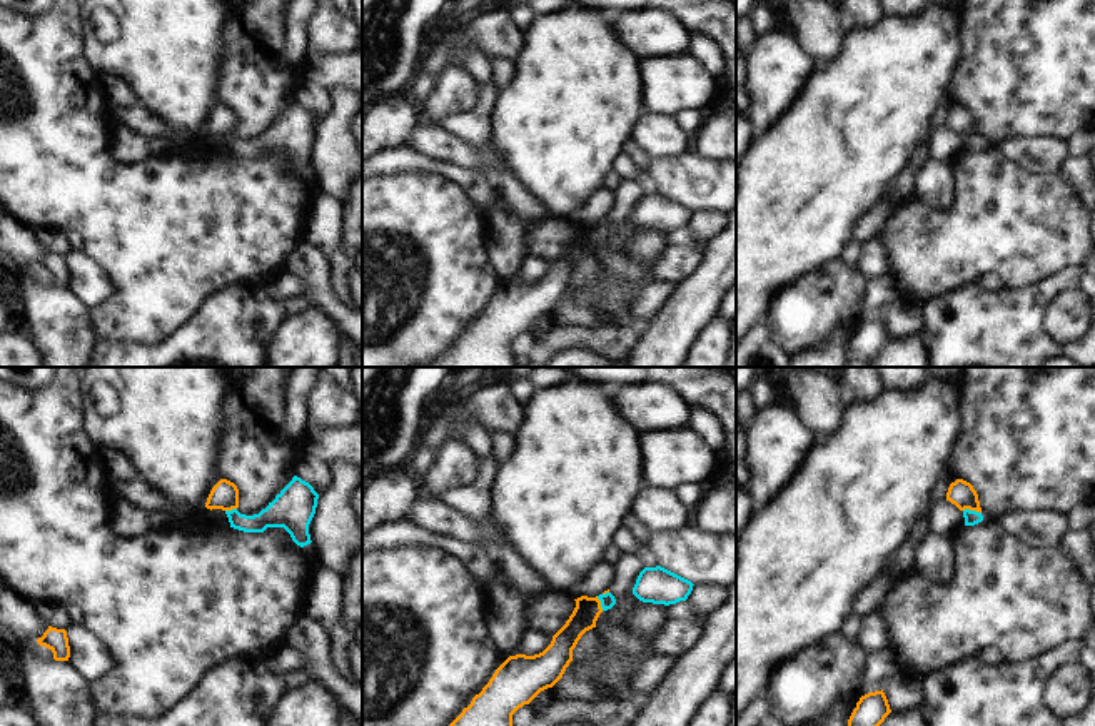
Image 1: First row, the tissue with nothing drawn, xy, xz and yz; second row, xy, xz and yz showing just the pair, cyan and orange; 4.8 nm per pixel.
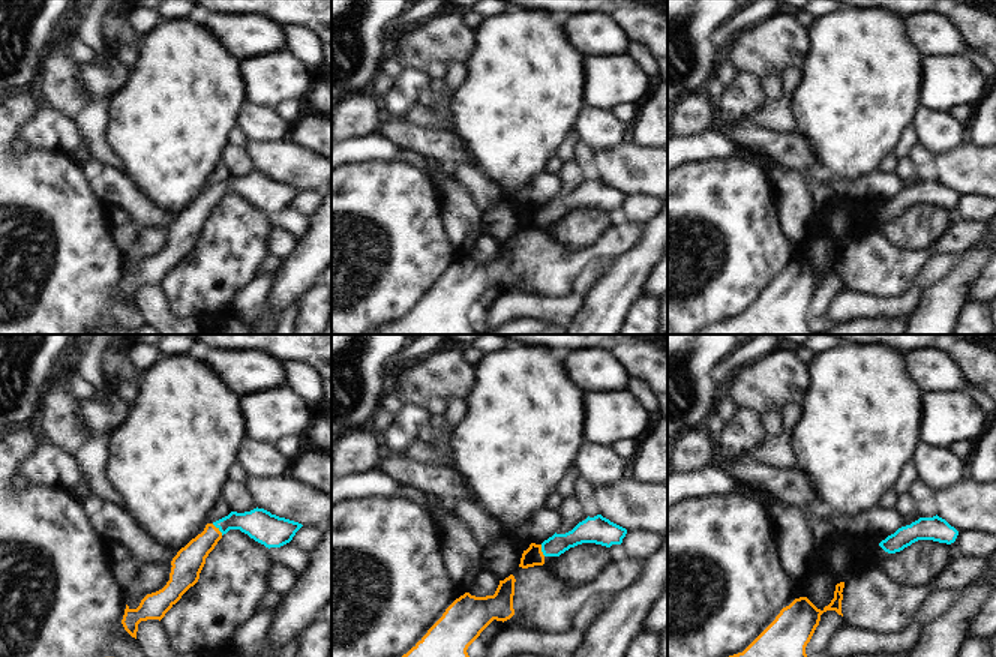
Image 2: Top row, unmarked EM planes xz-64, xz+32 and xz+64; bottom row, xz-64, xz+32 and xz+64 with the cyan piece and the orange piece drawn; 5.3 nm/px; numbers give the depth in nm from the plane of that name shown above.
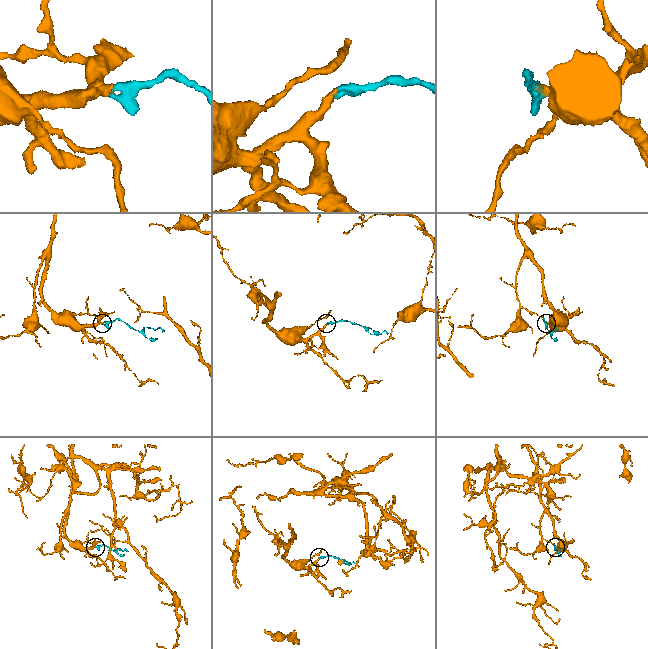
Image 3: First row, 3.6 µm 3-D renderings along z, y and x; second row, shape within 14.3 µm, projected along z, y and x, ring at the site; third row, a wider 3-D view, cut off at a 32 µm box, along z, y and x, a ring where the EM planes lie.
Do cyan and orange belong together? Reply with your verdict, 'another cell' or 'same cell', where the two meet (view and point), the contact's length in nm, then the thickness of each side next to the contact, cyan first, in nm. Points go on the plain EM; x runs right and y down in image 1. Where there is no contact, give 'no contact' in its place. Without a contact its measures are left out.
same cell | yz (972, 137) | 90 nm | 70/130 nm

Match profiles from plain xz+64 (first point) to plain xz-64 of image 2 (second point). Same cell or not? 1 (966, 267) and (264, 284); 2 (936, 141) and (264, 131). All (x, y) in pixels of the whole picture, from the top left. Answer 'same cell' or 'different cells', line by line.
1: different cells
2: same cell

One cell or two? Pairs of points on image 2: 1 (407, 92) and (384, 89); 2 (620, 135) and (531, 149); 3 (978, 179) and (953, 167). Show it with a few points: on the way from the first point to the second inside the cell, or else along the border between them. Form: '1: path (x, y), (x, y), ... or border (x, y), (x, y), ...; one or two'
1: border (398, 78), (386, 98); two
2: border (587, 104), (576, 129); two
3: path (972, 173), (959, 168); one

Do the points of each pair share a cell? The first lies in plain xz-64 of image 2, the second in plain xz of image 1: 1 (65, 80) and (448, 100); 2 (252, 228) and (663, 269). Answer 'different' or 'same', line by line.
1: different
2: different

